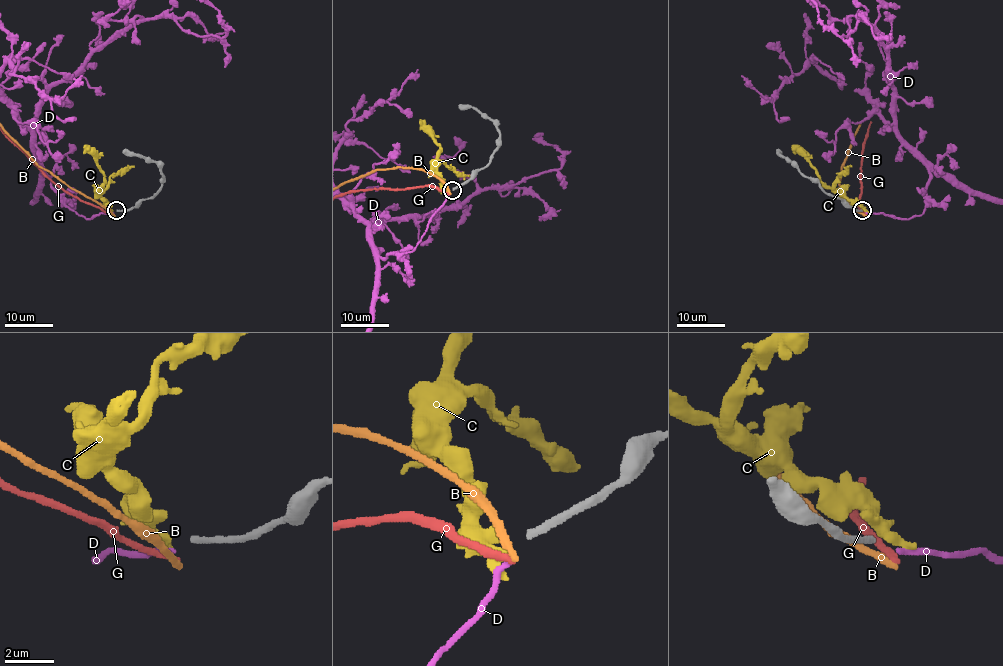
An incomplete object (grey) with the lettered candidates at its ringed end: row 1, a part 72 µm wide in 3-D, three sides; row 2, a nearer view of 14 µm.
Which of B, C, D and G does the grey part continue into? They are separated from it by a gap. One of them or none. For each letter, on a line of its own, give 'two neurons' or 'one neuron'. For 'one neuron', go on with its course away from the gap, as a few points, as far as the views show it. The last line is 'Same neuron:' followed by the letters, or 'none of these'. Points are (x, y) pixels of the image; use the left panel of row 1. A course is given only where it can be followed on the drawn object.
B: two neurons
C: two neurons
D: two neurons
G: two neurons
Same neuron: none of these

